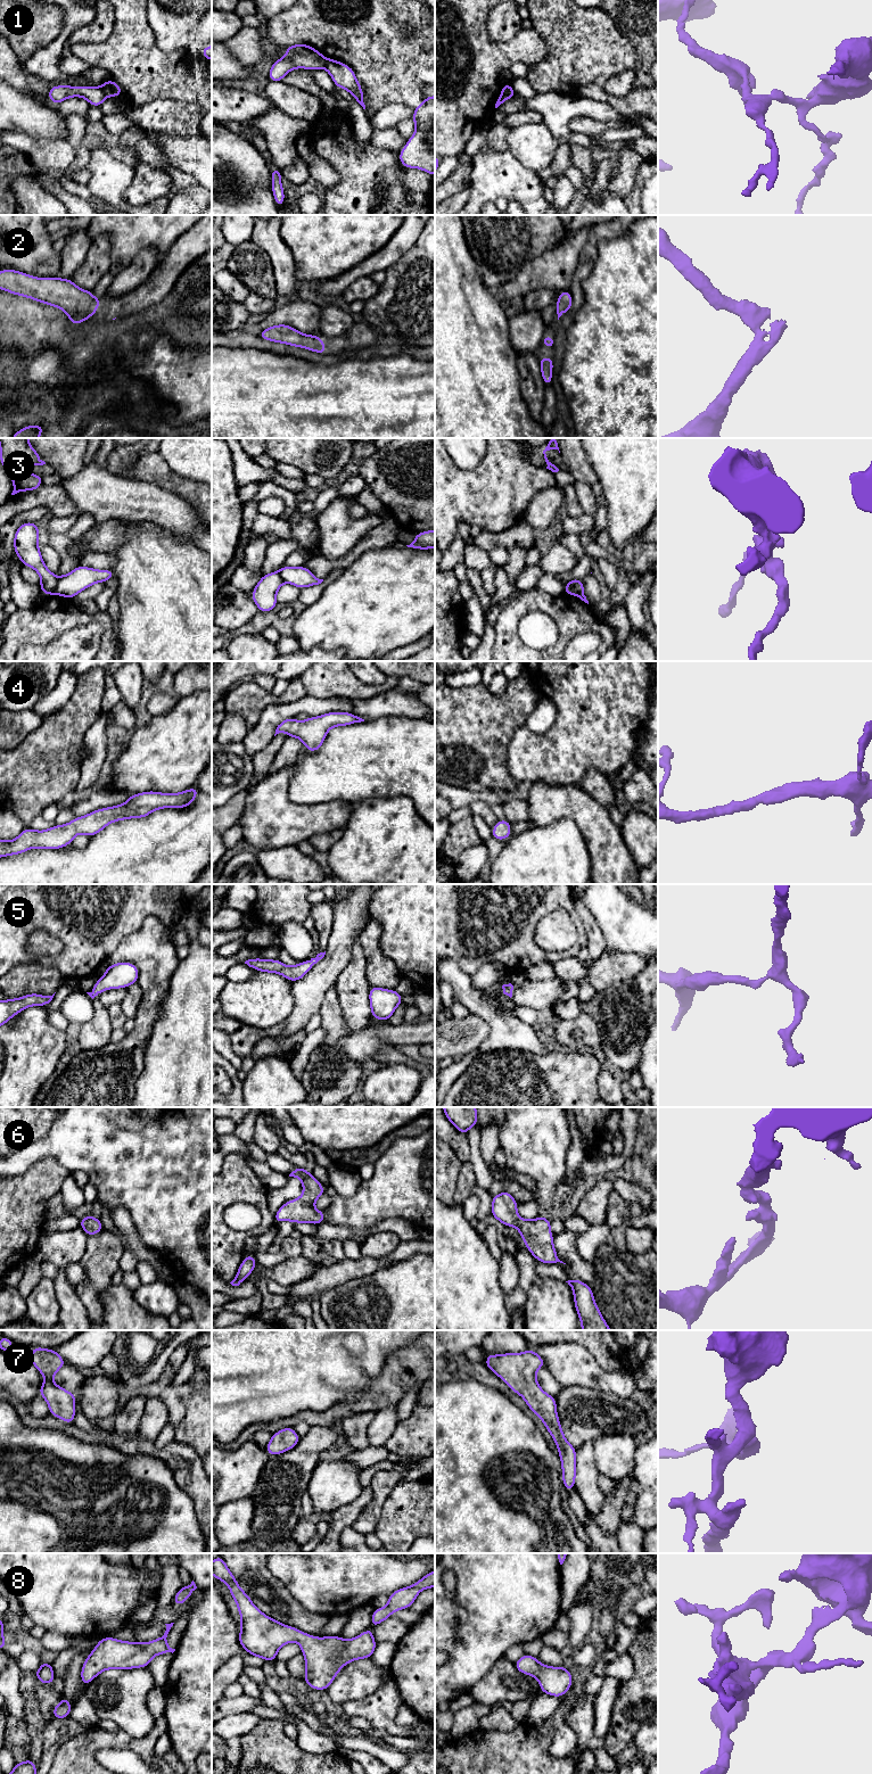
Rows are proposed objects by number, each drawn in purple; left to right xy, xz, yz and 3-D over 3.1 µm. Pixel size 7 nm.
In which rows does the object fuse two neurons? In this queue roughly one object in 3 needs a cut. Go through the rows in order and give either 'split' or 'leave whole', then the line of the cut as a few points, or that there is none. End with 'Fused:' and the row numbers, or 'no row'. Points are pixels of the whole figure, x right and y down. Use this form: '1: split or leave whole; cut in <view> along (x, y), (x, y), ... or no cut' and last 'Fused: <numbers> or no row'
1: split; cut in yz along (503, 87), (513, 96)
2: leave whole; no cut
3: split; cut in yz along (570, 579), (576, 595)
4: leave whole; no cut
5: leave whole; no cut
6: leave whole; no cut
7: leave whole; no cut
8: leave whole; no cut
Fused: 1, 3

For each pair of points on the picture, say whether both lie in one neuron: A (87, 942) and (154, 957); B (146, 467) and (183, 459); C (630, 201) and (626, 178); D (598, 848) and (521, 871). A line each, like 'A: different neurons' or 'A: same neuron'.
A: different neurons
B: different neurons
C: different neurons
D: different neurons

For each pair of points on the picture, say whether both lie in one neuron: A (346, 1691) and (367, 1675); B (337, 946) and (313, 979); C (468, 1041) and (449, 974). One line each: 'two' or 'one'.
A: one
B: one
C: two

